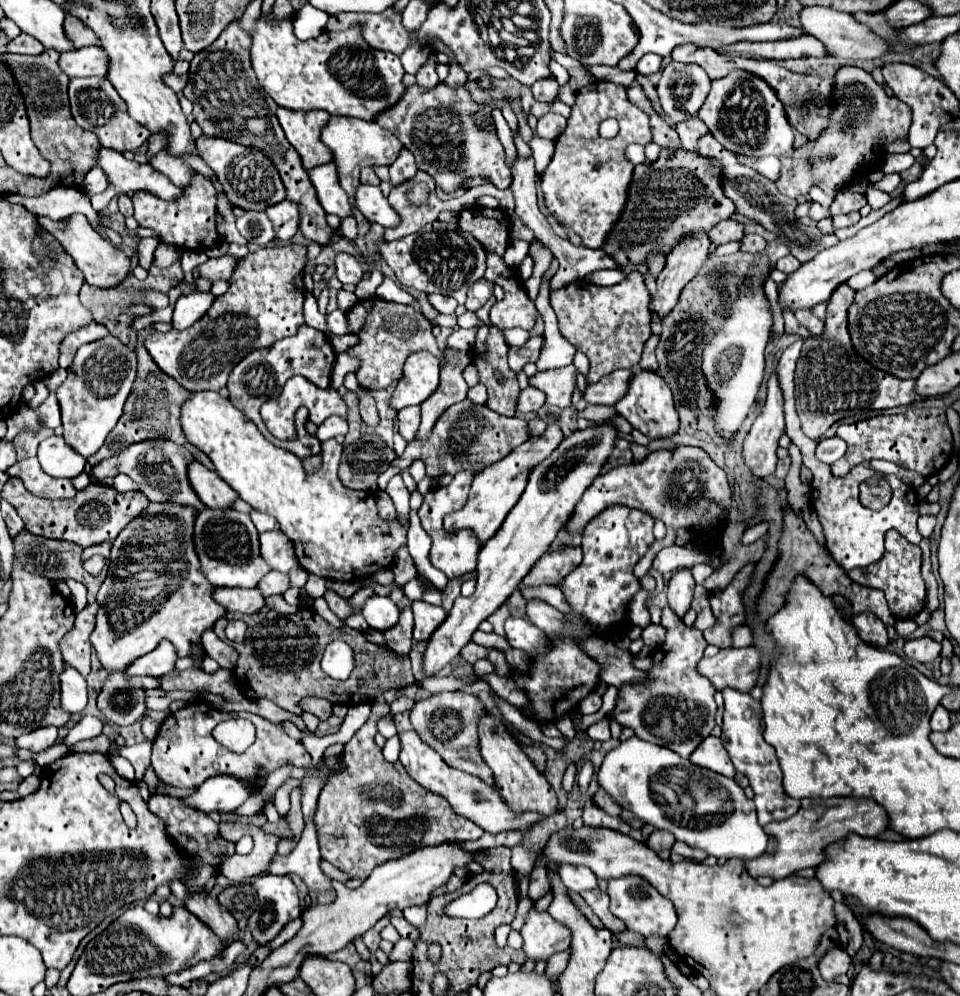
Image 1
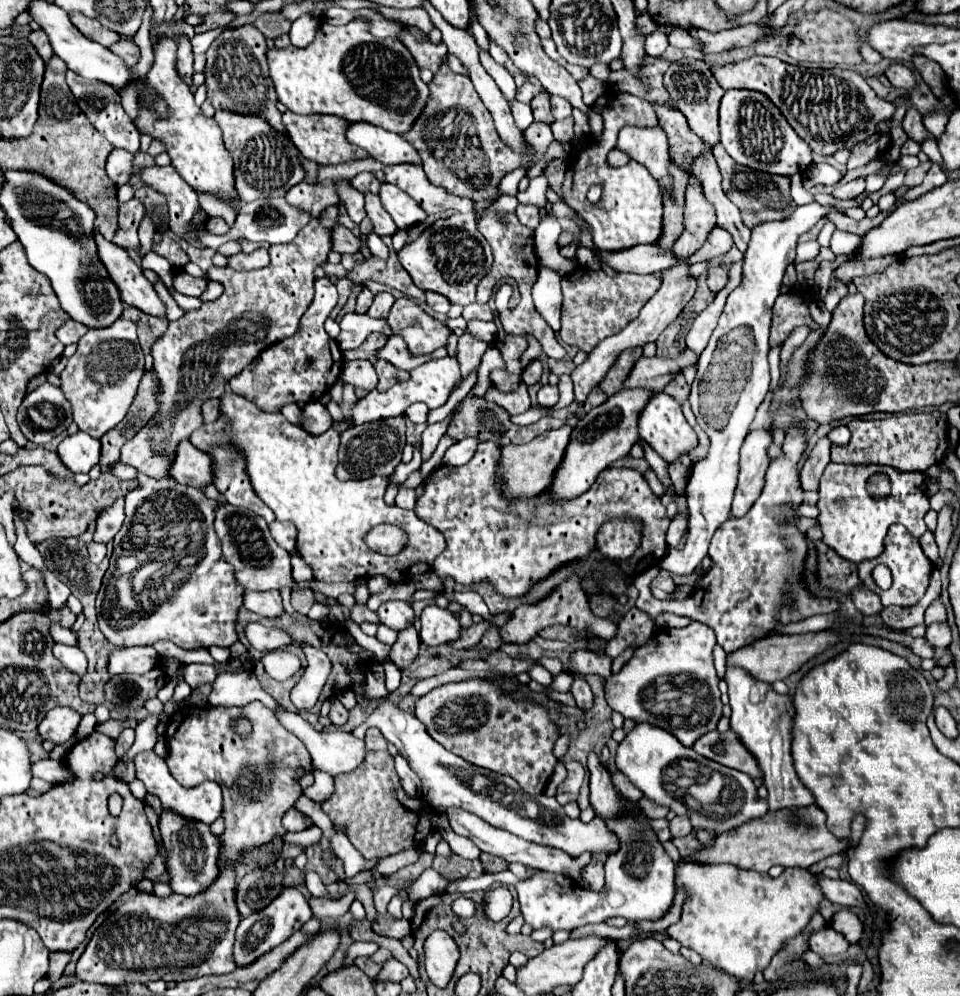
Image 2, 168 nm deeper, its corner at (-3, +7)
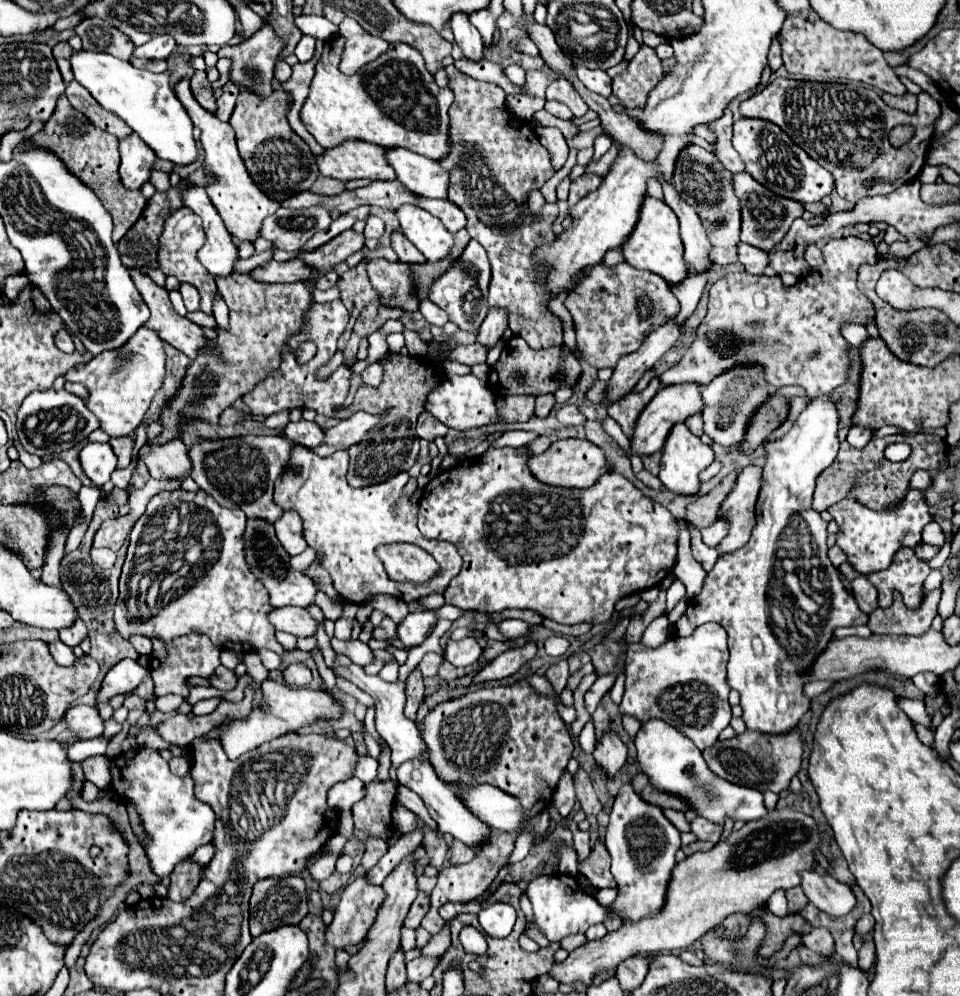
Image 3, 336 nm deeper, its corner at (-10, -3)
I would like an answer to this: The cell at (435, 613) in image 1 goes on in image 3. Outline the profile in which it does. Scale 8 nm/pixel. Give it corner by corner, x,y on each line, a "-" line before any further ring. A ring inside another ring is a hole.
464,638
460,642
448,640
446,660
452,662
454,666
460,666
460,668
472,666
472,664
476,664
480,660
480,656
482,656
482,648
476,642
476,638

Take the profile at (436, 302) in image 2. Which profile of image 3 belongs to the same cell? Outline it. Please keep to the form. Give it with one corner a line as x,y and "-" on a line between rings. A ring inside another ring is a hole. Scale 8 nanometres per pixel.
422,300
420,302
420,314
426,318
428,324
434,324
434,326
444,326
448,322
448,314
444,314
444,310
440,310
430,300

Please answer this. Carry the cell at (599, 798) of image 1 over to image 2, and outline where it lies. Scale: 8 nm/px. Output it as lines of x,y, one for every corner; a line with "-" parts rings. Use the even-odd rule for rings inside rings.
613,772
613,774
611,774
611,780
613,780
613,786
617,788
617,792
619,792
625,800
629,800
629,802
635,804
637,800
643,798
643,796
641,796
641,790
637,790
633,784
629,784
621,772

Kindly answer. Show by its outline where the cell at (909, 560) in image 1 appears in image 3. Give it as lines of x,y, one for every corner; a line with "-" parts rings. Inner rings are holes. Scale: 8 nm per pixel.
912,548
896,552
896,558
888,570
870,574
868,580
878,590
878,604
888,608
892,604
892,592
898,590
908,608
916,610
922,604
922,582
930,574
930,566
920,560

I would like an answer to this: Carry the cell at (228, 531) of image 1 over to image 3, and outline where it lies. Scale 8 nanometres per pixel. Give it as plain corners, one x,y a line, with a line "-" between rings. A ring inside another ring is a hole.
248,520
246,526
246,562
250,566
250,570
264,582
264,586
270,590
270,602
276,608
282,606
300,606
306,608
310,604
314,604
314,596
316,596
316,586
310,578
306,578
302,572
294,570
290,566
290,556
288,552
280,546
276,534
274,534
274,526
266,520

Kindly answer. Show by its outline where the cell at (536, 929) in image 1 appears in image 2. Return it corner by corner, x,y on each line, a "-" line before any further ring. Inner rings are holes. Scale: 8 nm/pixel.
627,816
625,820
609,820
607,826
619,836
621,848
605,862
605,888
601,894
593,894
591,890
573,884
573,880
565,876
553,876
551,872
541,870
533,872
527,880
518,880
509,870
491,874
495,882
515,885
521,914
531,928
551,928
553,932
575,930
585,924
605,922
611,916
623,916
629,922
641,922
659,920
669,912
675,898
675,864
665,854
655,832
633,816

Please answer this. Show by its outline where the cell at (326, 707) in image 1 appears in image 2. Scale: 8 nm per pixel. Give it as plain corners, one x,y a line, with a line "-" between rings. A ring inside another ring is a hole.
333,698
333,700
331,700
329,718
331,718
331,722
333,722
333,724
337,724
337,726
341,726
341,724
345,724
345,722
347,722
347,708
345,708
337,698

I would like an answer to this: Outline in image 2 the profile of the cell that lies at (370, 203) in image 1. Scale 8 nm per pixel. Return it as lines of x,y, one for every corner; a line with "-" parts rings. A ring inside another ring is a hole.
381,184
379,198
381,198
383,208
391,214
393,222
397,224
397,228
403,228
403,230
411,228
417,222
423,222
425,216
427,216
421,210
421,206
417,206
417,202
409,194
401,192
393,184

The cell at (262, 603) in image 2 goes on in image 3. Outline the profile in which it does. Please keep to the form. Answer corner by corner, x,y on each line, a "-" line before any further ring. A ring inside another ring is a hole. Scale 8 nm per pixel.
274,608
270,614
270,622
274,624
276,630
284,630
294,634
296,638
310,638
316,636
318,622
308,614
304,608

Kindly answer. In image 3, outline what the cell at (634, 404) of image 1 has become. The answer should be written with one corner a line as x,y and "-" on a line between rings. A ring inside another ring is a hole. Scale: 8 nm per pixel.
686,424
674,426
672,434
668,436
668,442
664,444
664,454
660,462
660,474
658,478
662,484
680,496
696,496
700,492
700,472
706,470
714,462
714,452
710,446
702,444
698,436
694,436

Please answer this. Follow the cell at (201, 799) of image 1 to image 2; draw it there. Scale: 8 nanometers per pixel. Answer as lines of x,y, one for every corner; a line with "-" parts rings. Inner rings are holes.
153,750
141,752
135,758
135,768
137,768
137,778
147,786
149,794
155,794
161,798
163,808
173,808
177,814
189,818
189,820
201,820
205,824
213,824
217,816
221,816
223,810
223,790
219,784
207,780
199,786
193,788
185,788
181,786
169,772
169,768
165,768
165,760
159,758

